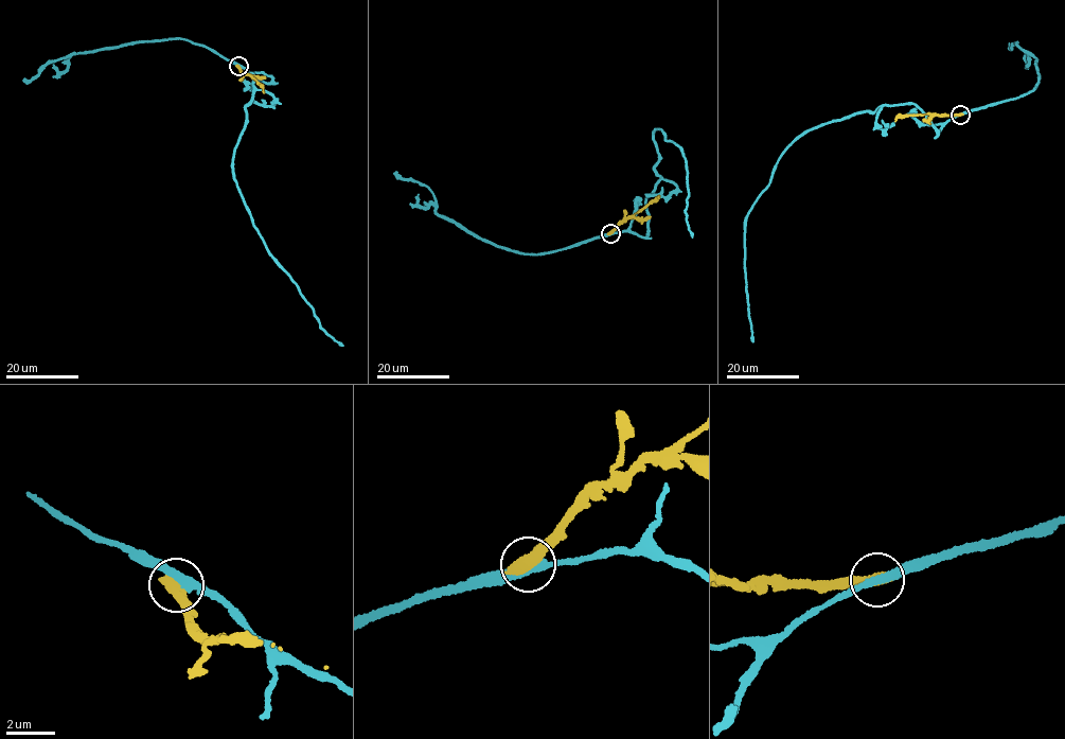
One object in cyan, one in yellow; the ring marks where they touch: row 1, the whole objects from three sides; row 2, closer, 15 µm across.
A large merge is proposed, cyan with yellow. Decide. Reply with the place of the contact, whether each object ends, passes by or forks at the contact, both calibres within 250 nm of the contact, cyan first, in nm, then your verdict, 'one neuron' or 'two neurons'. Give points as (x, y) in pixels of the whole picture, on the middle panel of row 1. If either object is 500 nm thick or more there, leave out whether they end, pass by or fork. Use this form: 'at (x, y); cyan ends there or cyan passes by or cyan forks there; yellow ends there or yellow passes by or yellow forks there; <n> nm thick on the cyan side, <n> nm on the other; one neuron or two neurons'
at (610, 233); 340 nm thick on the cyan side, 600 nm on the other; two neurons

